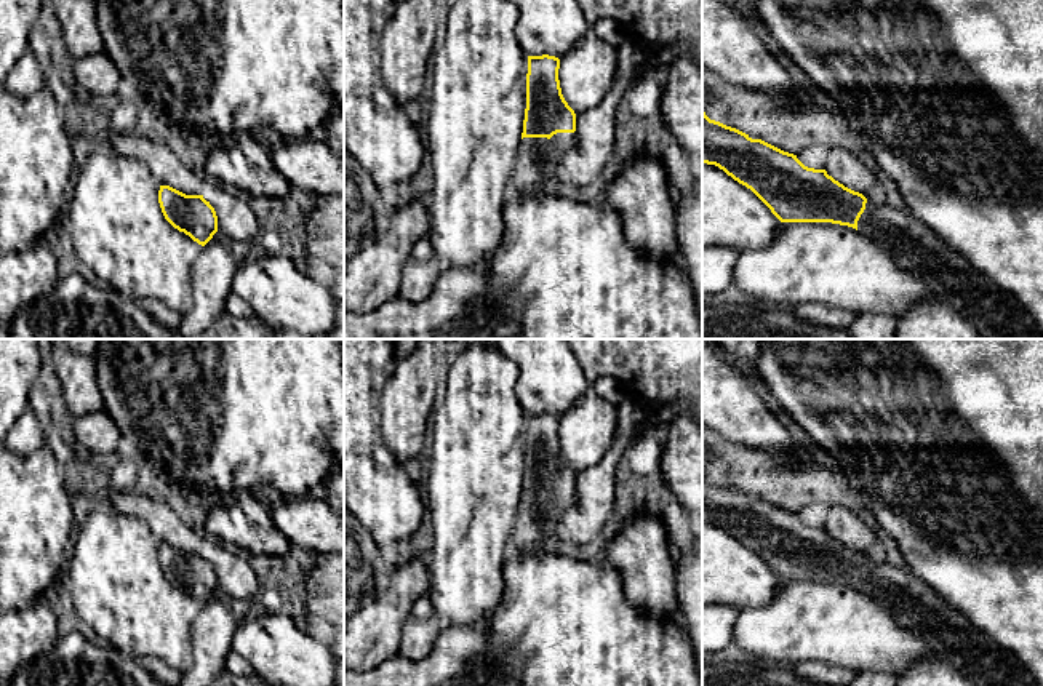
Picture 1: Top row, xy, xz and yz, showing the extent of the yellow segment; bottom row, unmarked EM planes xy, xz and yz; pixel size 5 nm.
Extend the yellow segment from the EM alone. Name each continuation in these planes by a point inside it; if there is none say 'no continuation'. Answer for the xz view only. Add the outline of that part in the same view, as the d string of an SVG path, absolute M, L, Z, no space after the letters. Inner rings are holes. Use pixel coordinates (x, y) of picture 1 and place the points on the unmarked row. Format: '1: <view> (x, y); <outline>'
1: xz (538, 517); M557 491L550 497L523 496L517 509L507 558L547 553L541 544L547 537L563 537L561 520L574 505L574 499L574 491Z

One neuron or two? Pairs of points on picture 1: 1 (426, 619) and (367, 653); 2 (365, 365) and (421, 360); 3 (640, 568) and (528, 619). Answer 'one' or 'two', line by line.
1: two
2: two
3: two

